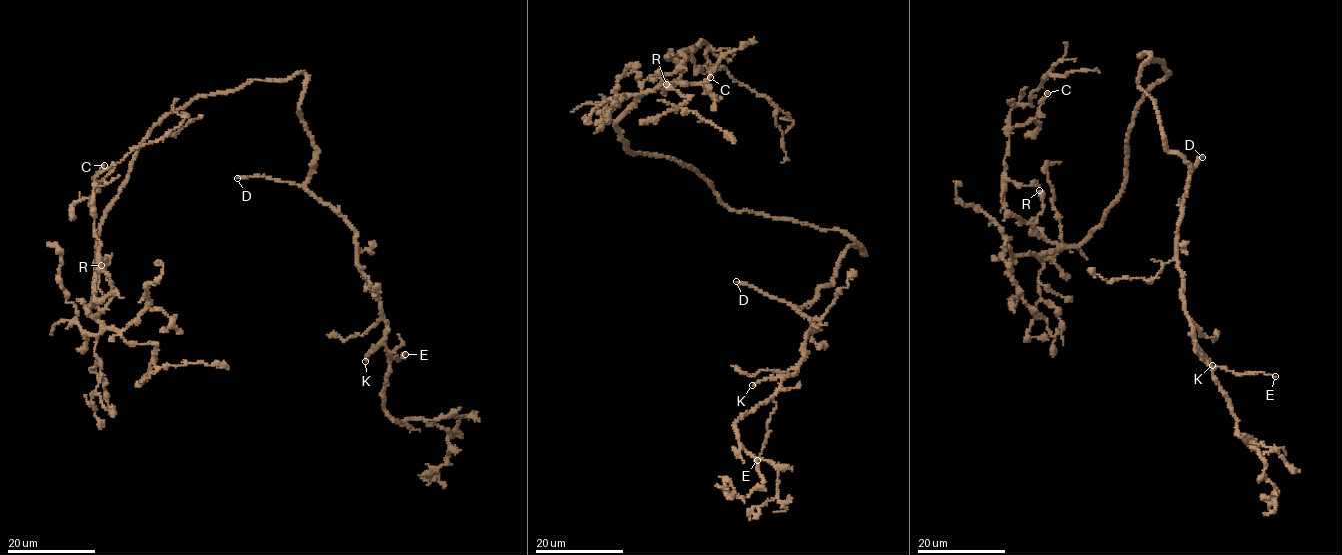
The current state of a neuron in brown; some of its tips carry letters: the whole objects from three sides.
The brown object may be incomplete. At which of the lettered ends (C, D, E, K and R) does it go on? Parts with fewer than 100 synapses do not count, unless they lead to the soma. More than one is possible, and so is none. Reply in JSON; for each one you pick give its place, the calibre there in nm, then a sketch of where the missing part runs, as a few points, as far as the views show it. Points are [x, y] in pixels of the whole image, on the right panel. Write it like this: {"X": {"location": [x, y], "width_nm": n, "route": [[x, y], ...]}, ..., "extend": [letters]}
{"D": {"location": [1202, 157], "width_nm": 320}, "K": {"location": [1212, 365], "width_nm": 240}, "extend": ["D", "K"]}

